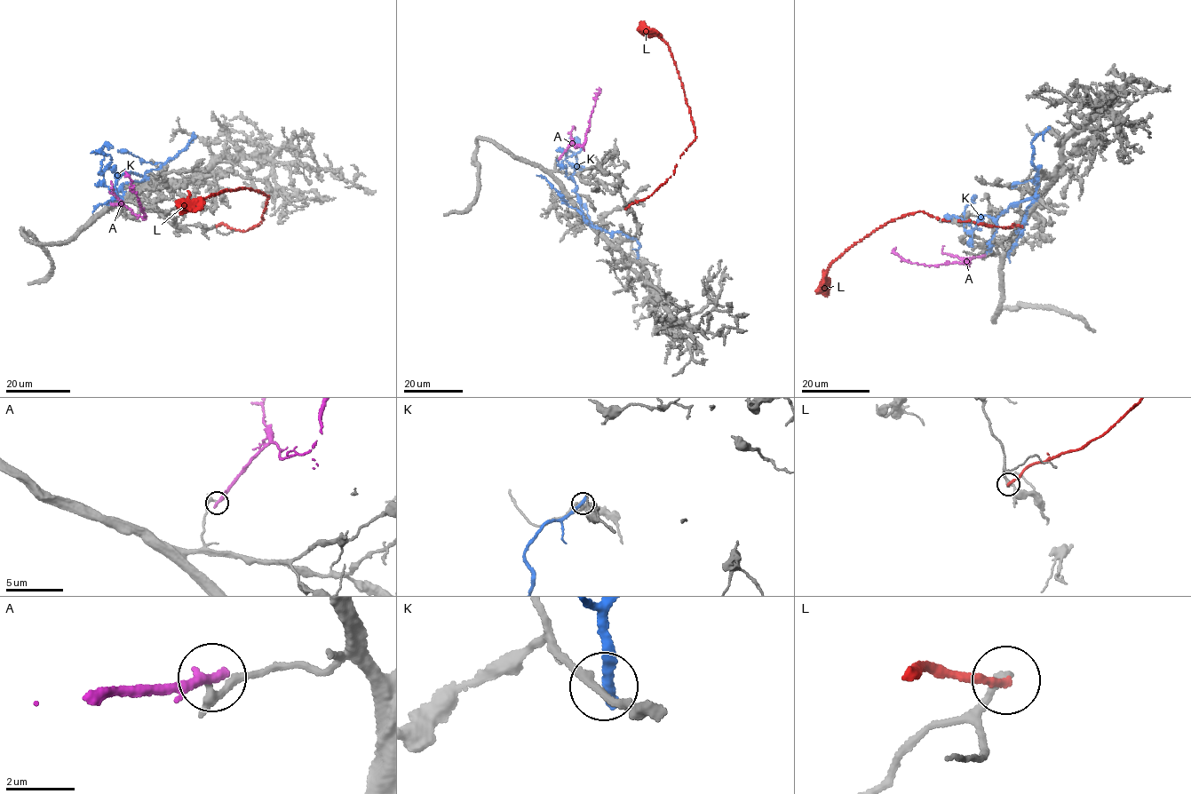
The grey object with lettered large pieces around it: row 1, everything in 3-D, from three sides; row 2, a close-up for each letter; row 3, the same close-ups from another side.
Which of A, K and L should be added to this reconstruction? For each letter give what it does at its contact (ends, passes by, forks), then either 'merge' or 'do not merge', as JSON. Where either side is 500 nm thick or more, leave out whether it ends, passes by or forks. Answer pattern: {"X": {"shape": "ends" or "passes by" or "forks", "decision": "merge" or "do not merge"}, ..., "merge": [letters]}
{"A": {"shape": "ends", "decision": "do not merge"}, "K": {"shape": "ends", "decision": "do not merge"}, "L": {"shape": "ends", "decision": "do not merge"}, "merge": []}

